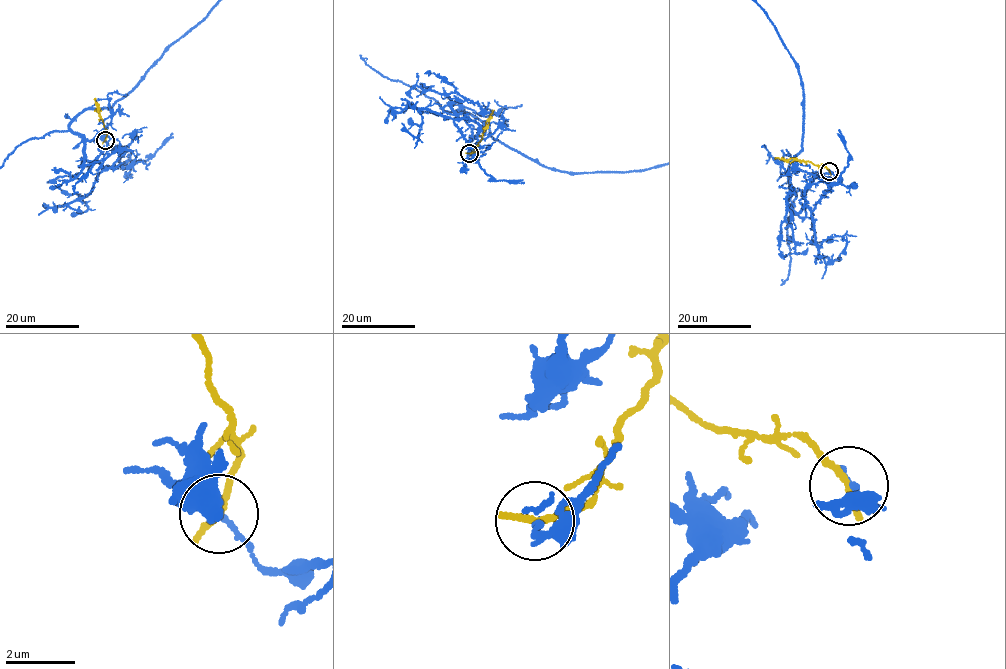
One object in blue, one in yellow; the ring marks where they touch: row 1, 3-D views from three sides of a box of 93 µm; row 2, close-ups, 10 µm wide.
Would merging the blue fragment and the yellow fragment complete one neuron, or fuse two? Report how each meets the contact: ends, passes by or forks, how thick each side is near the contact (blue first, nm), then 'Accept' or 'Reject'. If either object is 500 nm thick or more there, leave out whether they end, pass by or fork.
At the ring blue ends. At the ring yellow ends. Thickness 160 nm (blue) against 220 nm. Reject

